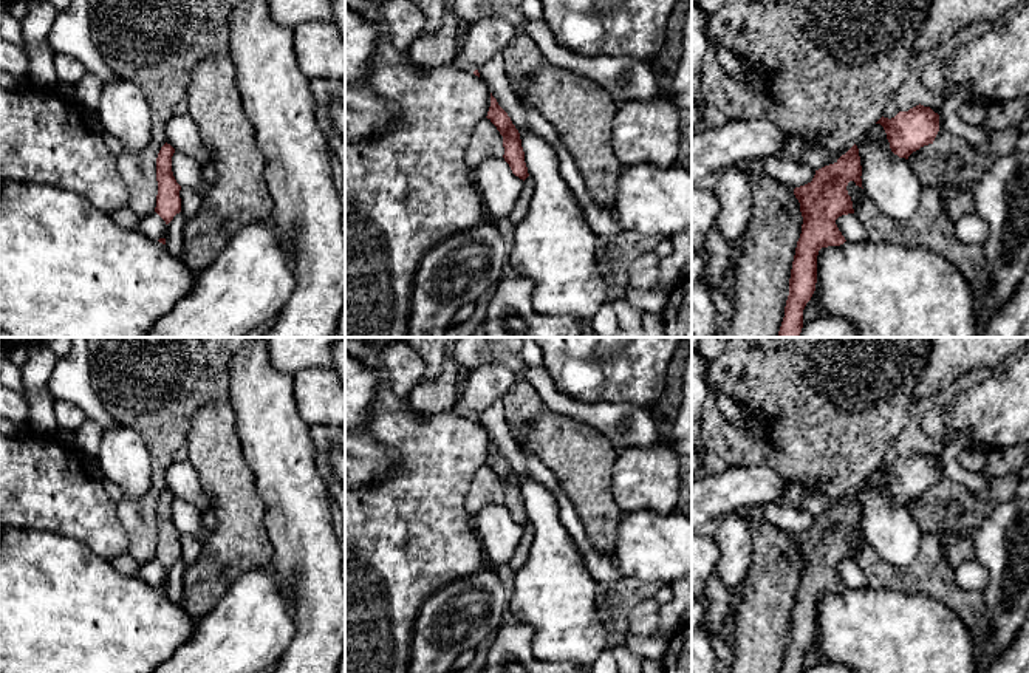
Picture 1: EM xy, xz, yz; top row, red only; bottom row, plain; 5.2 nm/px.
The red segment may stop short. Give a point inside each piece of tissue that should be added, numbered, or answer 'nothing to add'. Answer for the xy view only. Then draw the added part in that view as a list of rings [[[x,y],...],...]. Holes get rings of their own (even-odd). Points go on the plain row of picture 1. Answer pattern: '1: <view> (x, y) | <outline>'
nothing to add

